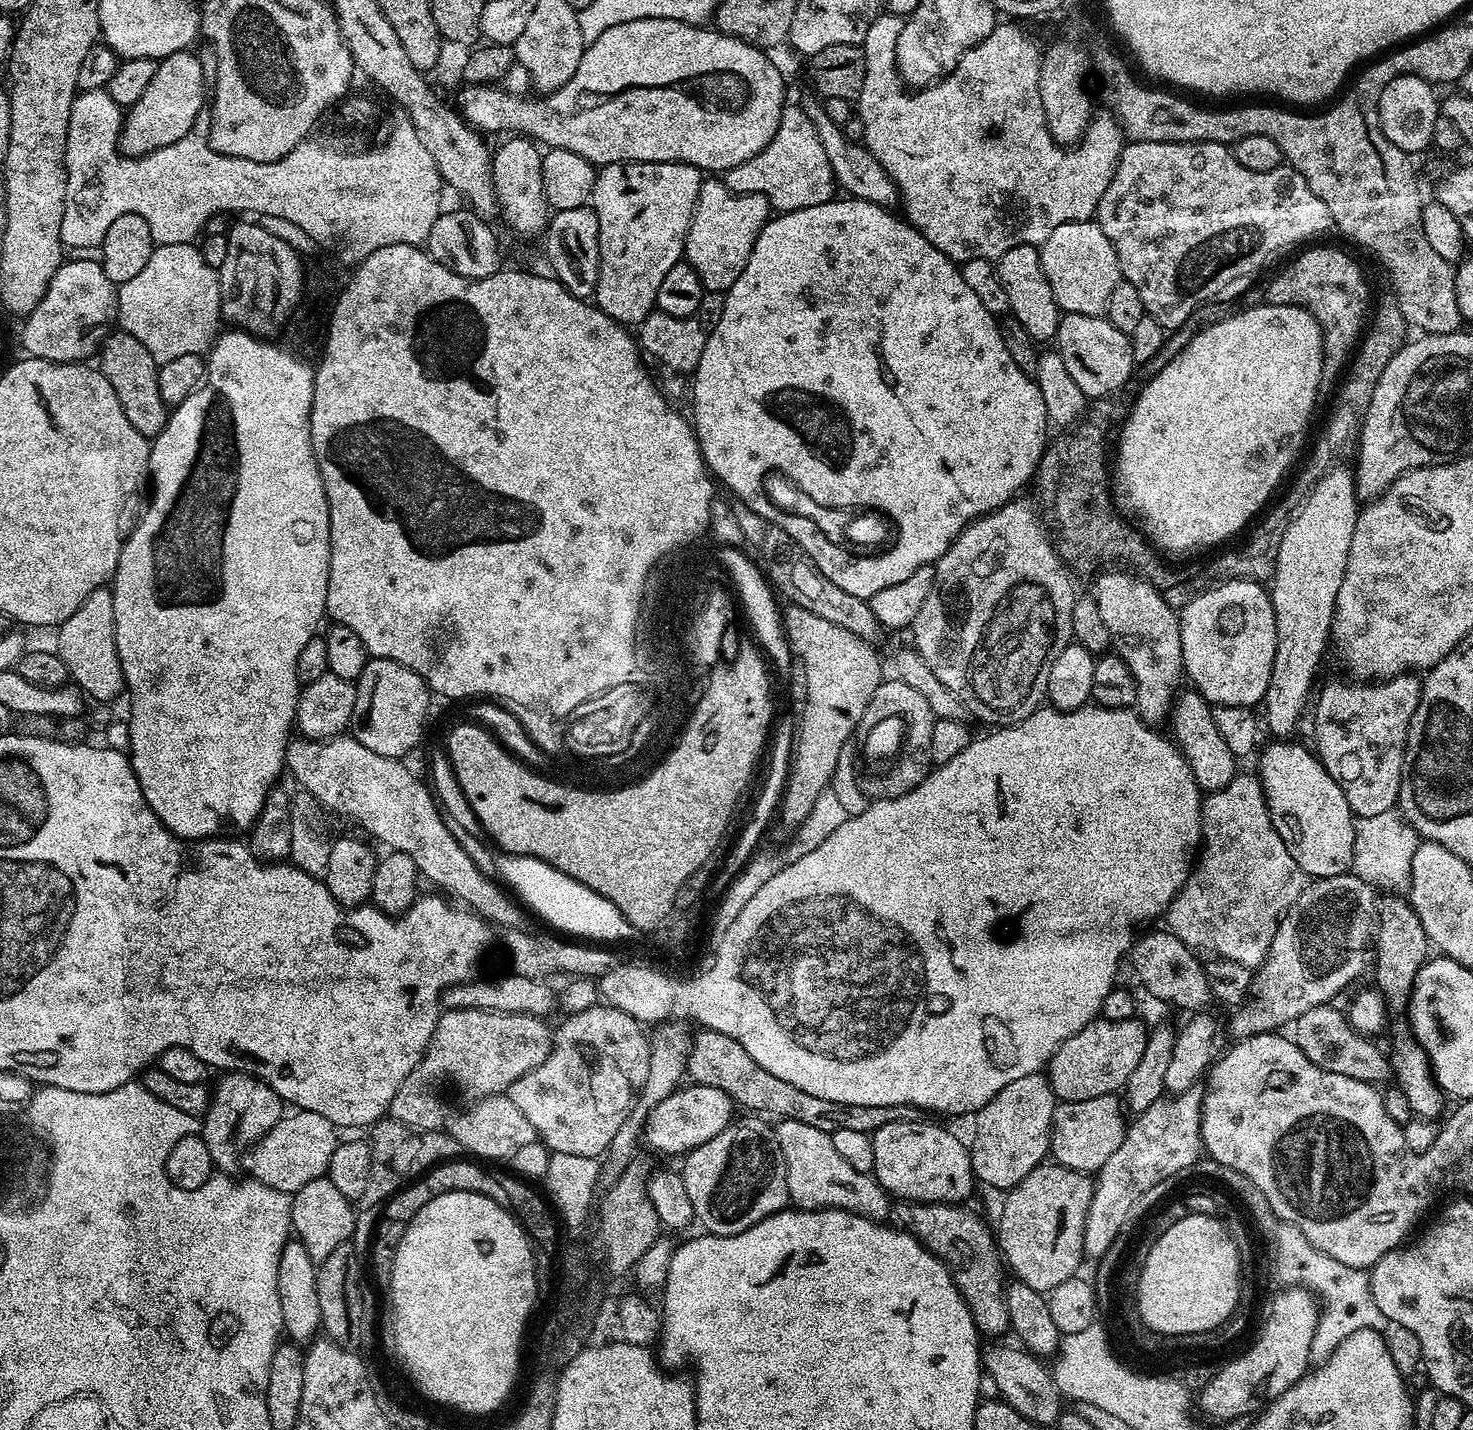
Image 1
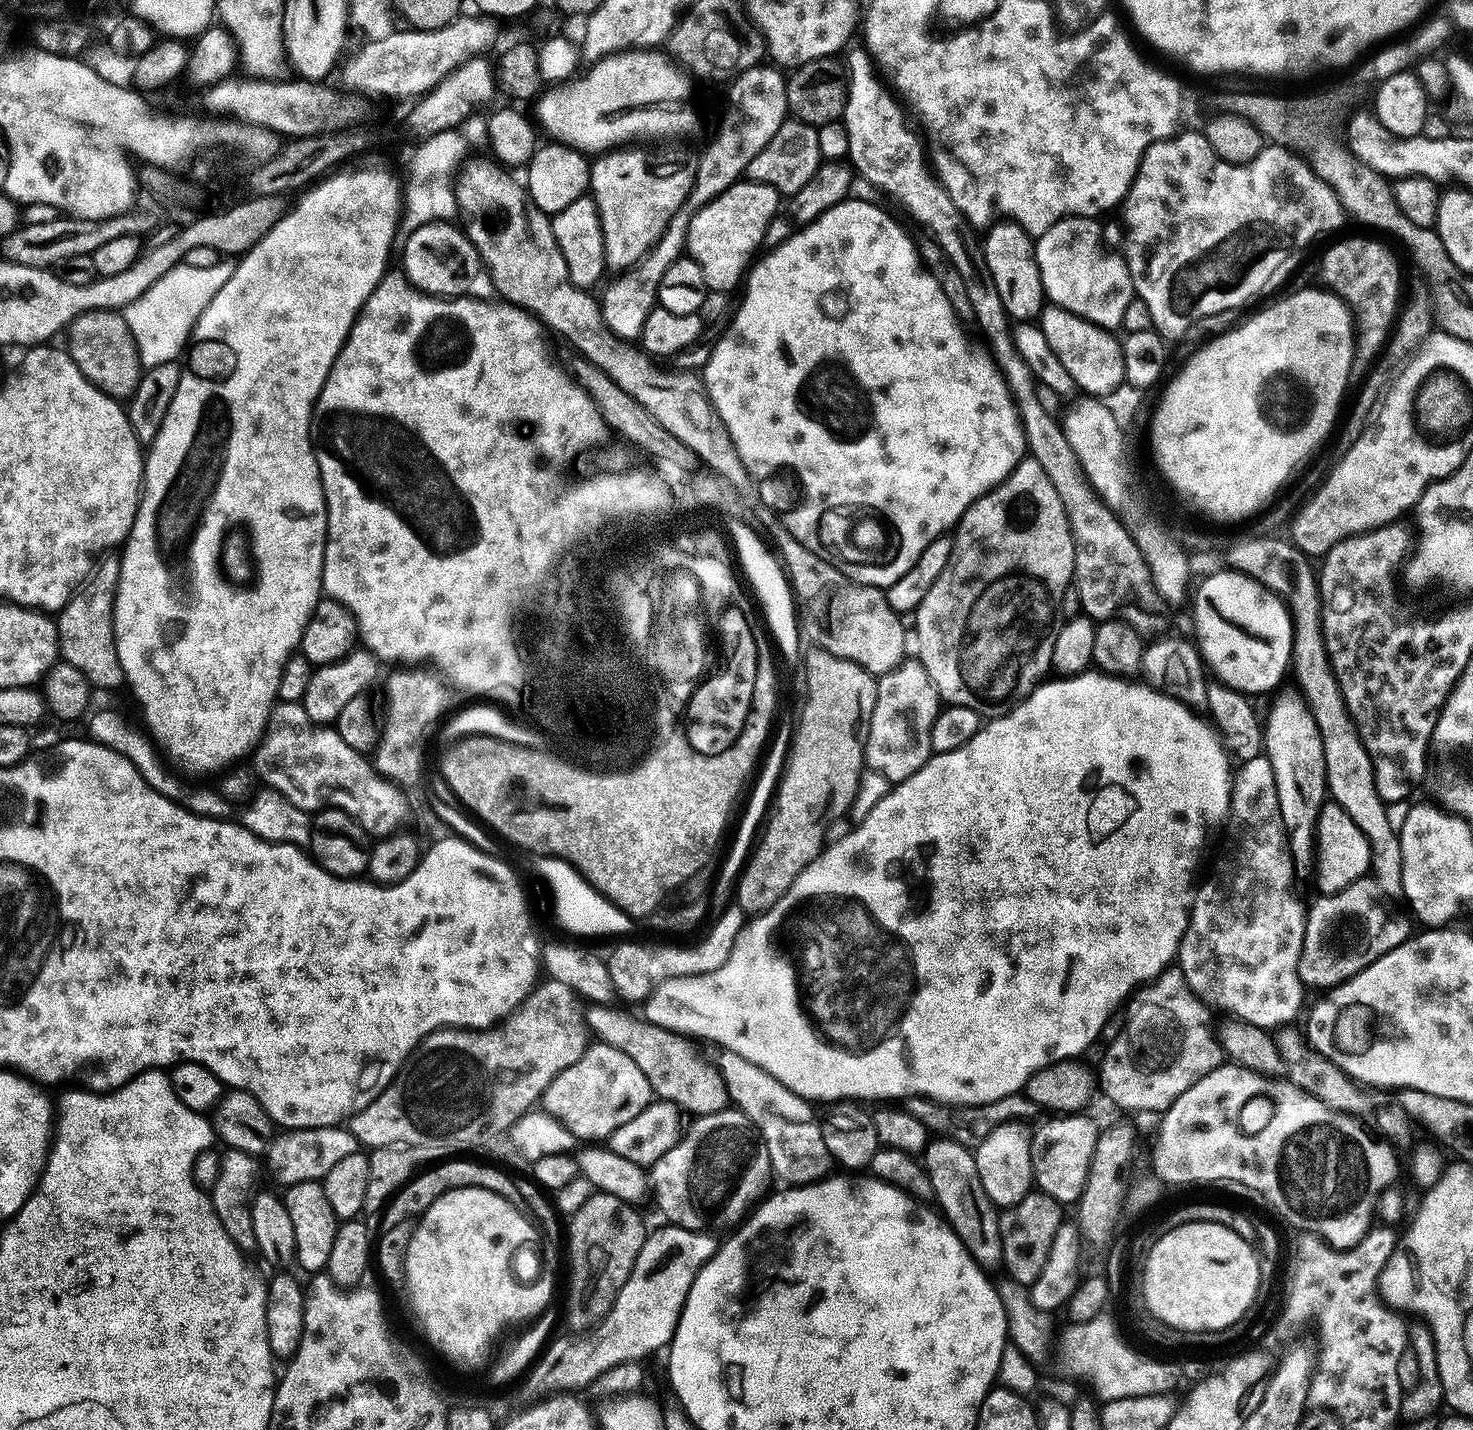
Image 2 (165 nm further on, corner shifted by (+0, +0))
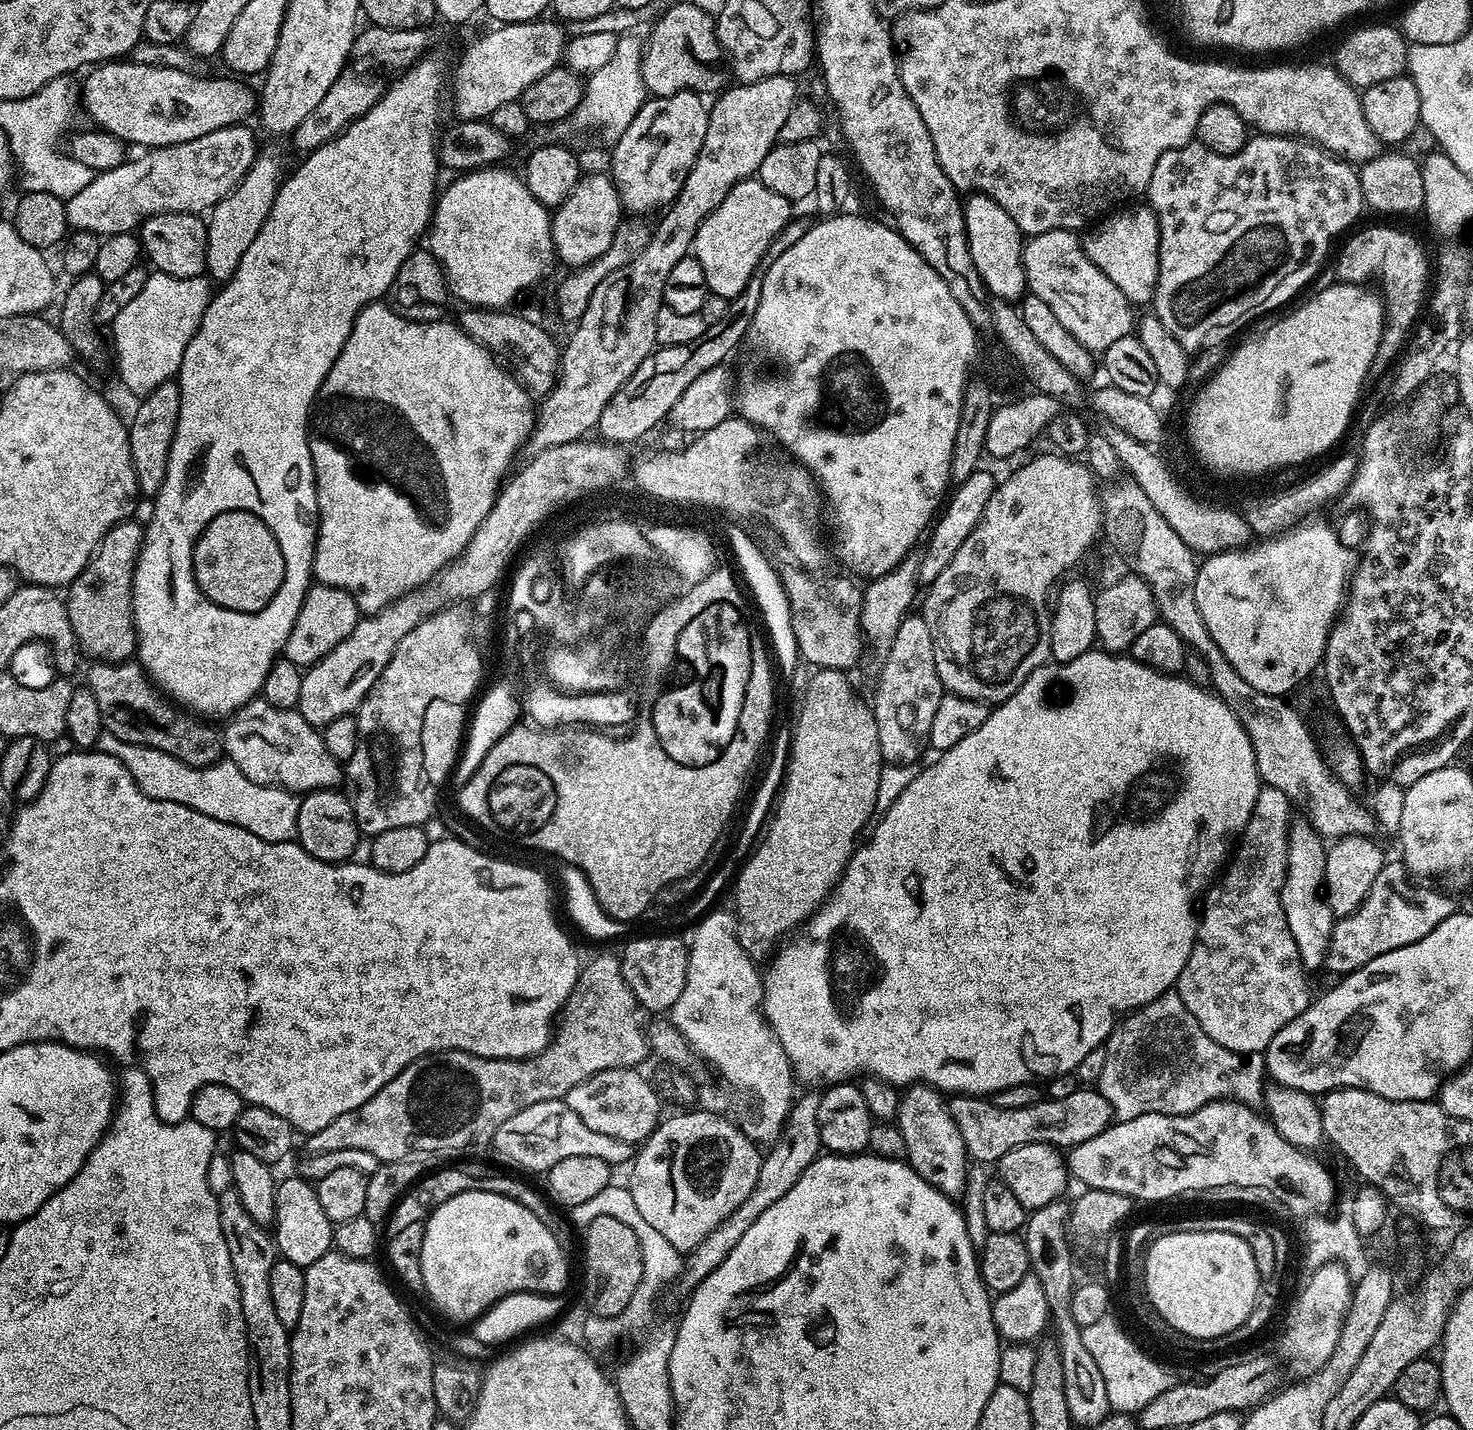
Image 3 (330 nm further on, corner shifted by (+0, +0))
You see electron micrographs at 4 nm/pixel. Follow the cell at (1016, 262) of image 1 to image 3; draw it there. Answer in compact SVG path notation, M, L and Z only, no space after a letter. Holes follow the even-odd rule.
M984 192L969 195L963 201L964 229L979 283L989 288L995 299L1016 302L1025 295L1028 279L1024 273L1024 245L1026 237L1020 227Z

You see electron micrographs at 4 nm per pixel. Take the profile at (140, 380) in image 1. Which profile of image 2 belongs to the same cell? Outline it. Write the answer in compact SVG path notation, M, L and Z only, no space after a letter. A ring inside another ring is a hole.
M94 310L74 318L66 329L68 357L82 370L84 377L114 400L127 401L134 394L142 375L142 365L134 334L119 311Z

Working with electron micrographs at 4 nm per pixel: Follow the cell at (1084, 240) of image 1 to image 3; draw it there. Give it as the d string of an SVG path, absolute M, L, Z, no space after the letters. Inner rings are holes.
M1059 228L1031 237L1025 243L1024 273L1028 279L1027 291L1033 296L1042 298L1042 302L1046 302L1050 310L1054 310L1054 318L1058 318L1058 322L1062 322L1062 326L1066 326L1066 330L1070 330L1070 334L1074 334L1074 338L1082 342L1082 346L1086 346L1093 354L1100 354L1112 343L1118 342L1118 338L1127 336L1133 331L1134 308L1123 296L1122 290L1090 260L1084 252L1081 237L1076 236L1079 235L1075 231Z

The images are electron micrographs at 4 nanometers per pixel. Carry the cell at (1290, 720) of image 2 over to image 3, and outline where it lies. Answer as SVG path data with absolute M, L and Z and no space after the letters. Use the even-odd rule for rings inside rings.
M1297 819L1288 832L1288 861L1280 901L1286 914L1286 926L1290 926L1290 934L1294 934L1294 946L1298 946L1300 961L1308 970L1325 967L1332 937L1334 917L1327 899L1322 898L1326 892L1327 857L1325 837L1307 819Z

